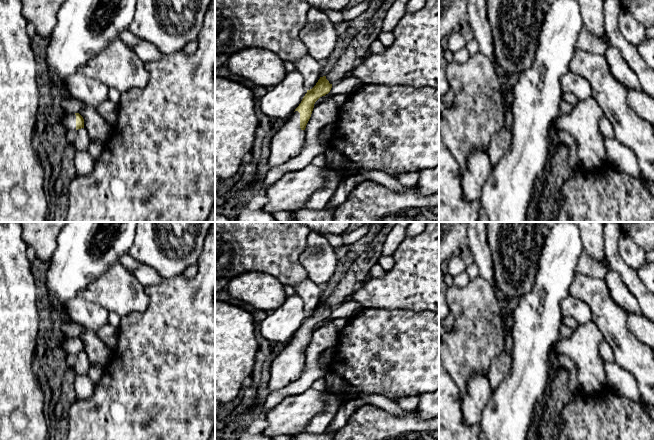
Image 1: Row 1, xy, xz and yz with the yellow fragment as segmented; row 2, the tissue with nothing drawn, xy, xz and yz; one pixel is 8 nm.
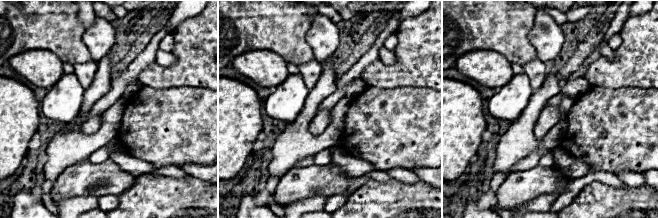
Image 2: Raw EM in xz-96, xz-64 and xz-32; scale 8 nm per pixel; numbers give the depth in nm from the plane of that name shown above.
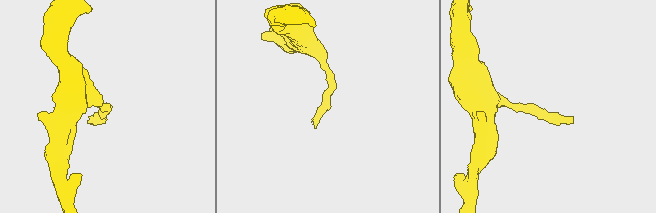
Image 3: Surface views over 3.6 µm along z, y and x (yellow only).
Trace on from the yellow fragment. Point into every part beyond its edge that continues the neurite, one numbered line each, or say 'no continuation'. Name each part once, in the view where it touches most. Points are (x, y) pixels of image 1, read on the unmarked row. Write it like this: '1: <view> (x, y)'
1: xz (288, 366)

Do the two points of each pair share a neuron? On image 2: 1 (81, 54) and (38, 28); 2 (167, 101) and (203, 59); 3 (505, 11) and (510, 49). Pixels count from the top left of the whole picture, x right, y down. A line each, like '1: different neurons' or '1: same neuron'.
1: same neuron
2: different neurons
3: same neuron

